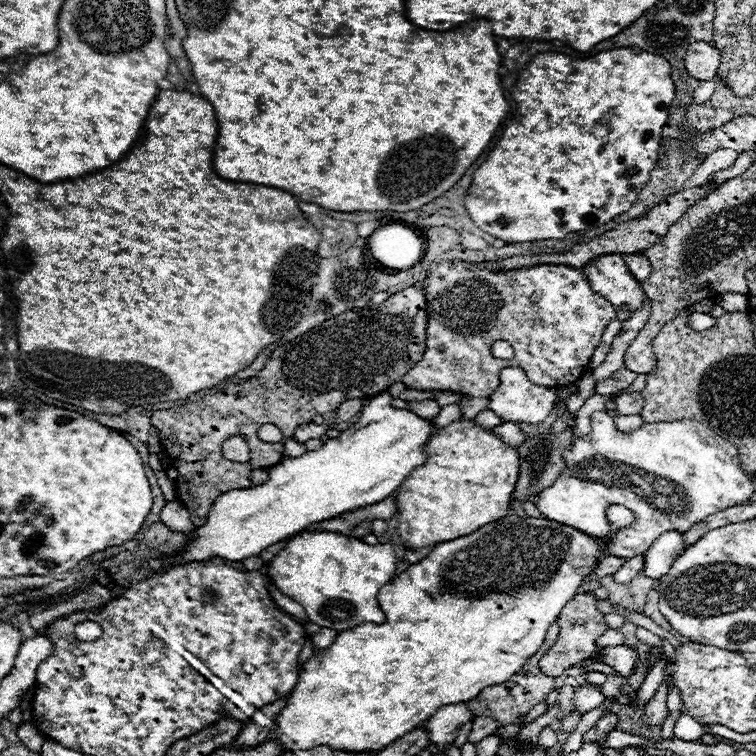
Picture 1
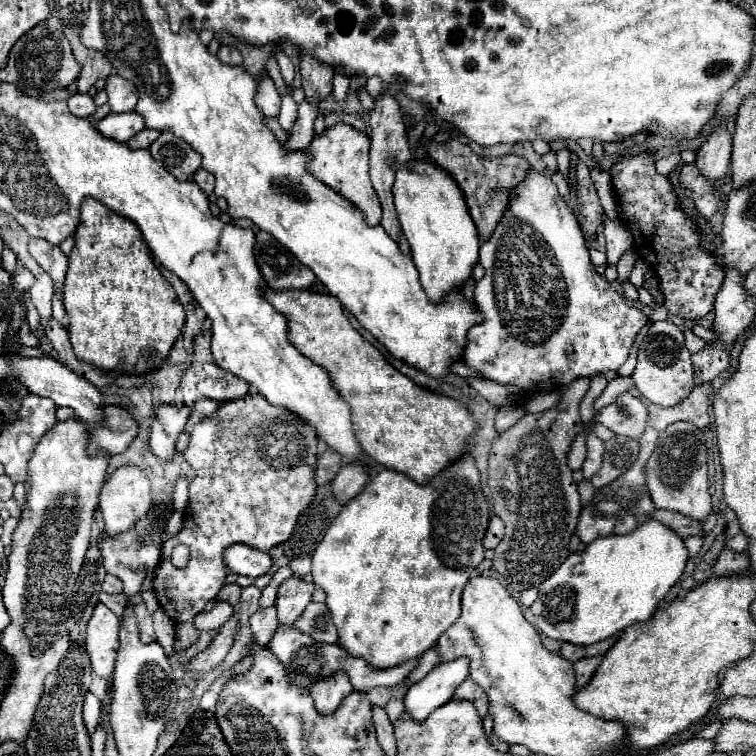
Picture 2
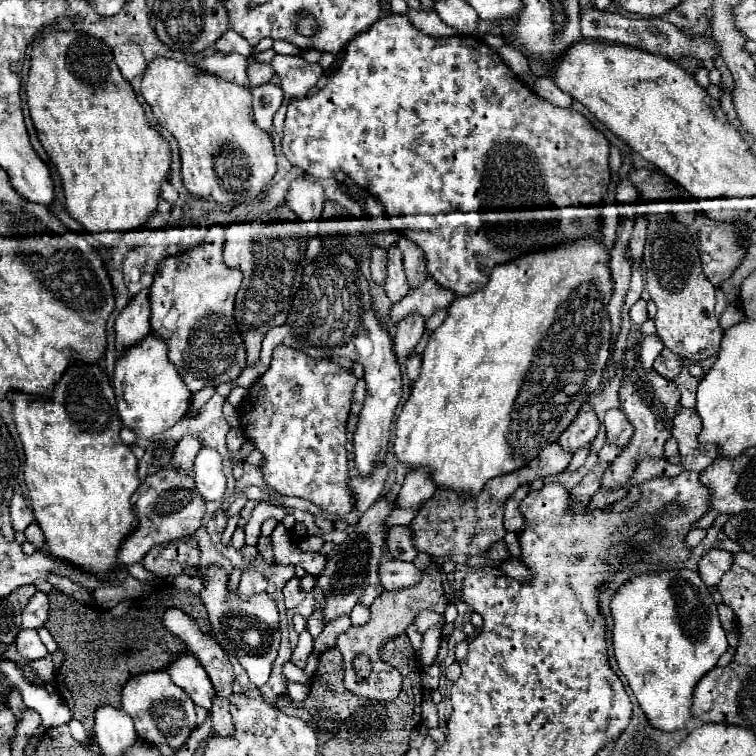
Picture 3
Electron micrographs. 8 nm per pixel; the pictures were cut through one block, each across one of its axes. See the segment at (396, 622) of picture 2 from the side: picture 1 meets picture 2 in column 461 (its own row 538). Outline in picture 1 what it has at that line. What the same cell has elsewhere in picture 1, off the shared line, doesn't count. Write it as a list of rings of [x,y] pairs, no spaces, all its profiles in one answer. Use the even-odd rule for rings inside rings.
[[[506,514],[506,516],[498,518],[496,522],[490,522],[464,538],[458,538],[452,542],[442,542],[442,544],[434,546],[430,556],[426,556],[418,564],[410,566],[404,574],[396,576],[390,584],[380,588],[378,604],[386,616],[384,624],[360,624],[350,630],[342,630],[330,648],[316,652],[306,664],[302,664],[300,680],[290,694],[290,704],[286,704],[286,708],[282,710],[282,716],[278,716],[278,724],[274,728],[274,734],[284,744],[282,748],[288,752],[296,752],[296,750],[310,750],[314,746],[332,746],[336,750],[348,750],[348,752],[364,752],[364,750],[380,752],[394,740],[402,738],[406,732],[418,728],[438,708],[442,708],[446,704],[468,702],[474,696],[478,696],[478,692],[484,690],[486,686],[494,686],[494,684],[510,680],[514,674],[520,672],[520,668],[526,664],[526,660],[530,656],[534,656],[538,652],[538,648],[544,644],[550,624],[554,624],[558,620],[566,602],[570,602],[578,594],[578,590],[584,584],[584,578],[594,572],[594,568],[598,566],[598,560],[604,556],[604,548],[606,548],[604,540],[596,540],[596,538],[592,538],[576,528],[570,528],[566,524],[560,524],[560,522],[554,522],[548,518],[530,518],[530,516],[520,518],[516,514]]]

